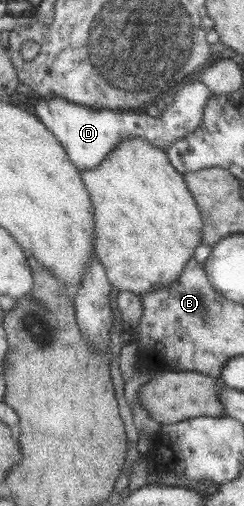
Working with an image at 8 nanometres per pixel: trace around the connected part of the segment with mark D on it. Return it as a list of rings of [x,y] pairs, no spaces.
[[[196,80],[186,81],[184,85],[178,86],[176,90],[176,96],[173,96],[172,103],[166,106],[162,101],[156,103],[160,116],[154,118],[154,116],[148,116],[145,112],[128,111],[126,113],[120,110],[112,110],[108,108],[92,108],[78,104],[68,100],[67,98],[42,98],[37,102],[35,106],[36,115],[44,122],[55,135],[56,138],[67,148],[68,154],[72,159],[72,162],[80,168],[80,170],[90,170],[96,168],[103,160],[113,151],[117,144],[128,137],[142,137],[149,140],[152,144],[155,144],[158,148],[165,150],[166,147],[183,142],[188,134],[194,134],[196,130],[201,129],[203,121],[204,104],[208,103],[209,96],[211,96],[210,90],[207,86]]]

